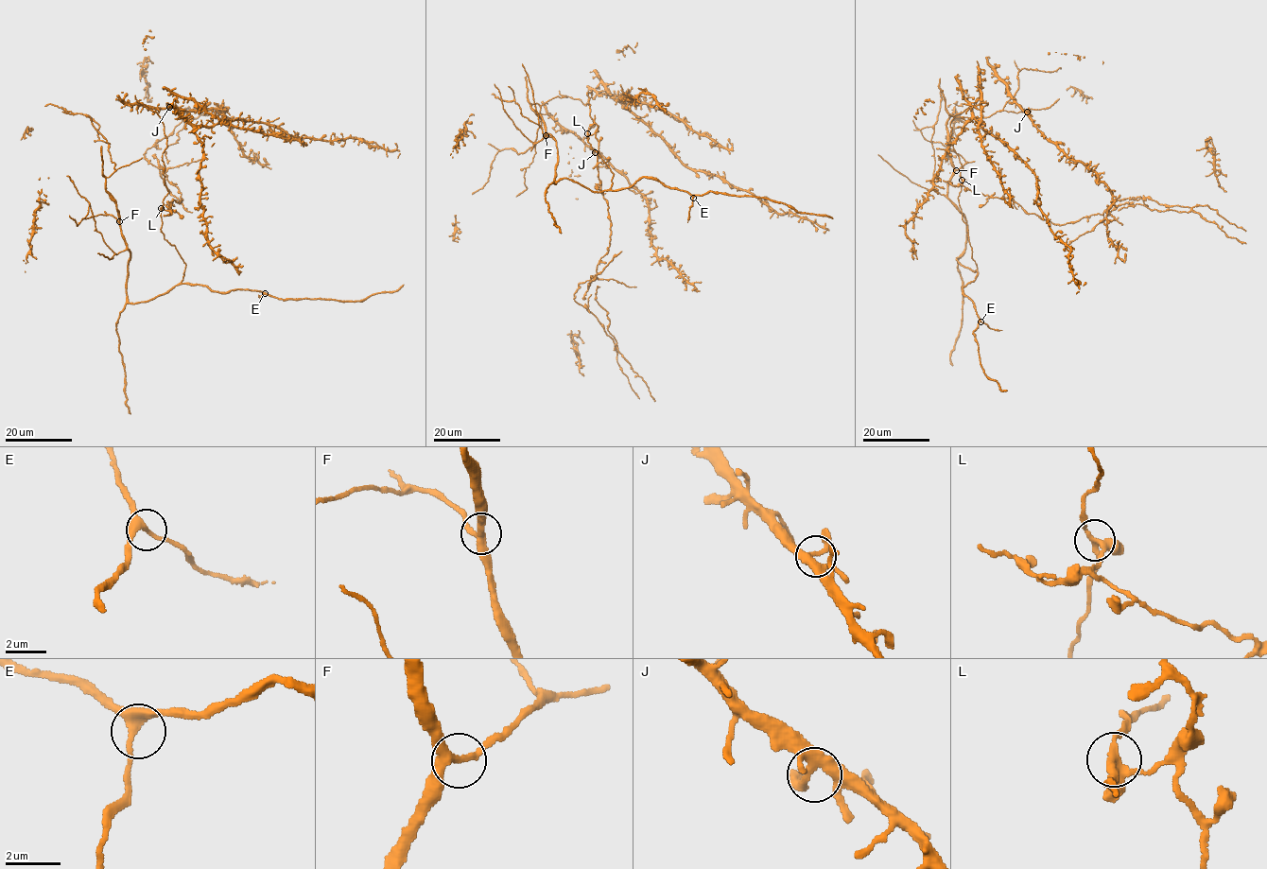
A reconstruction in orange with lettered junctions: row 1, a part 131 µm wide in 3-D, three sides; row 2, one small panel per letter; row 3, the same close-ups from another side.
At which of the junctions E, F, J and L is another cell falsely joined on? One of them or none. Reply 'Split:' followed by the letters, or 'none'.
Split: L

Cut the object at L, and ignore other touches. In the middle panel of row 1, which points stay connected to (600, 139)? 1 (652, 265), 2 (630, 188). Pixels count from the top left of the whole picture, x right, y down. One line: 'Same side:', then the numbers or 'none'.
Same side: none

